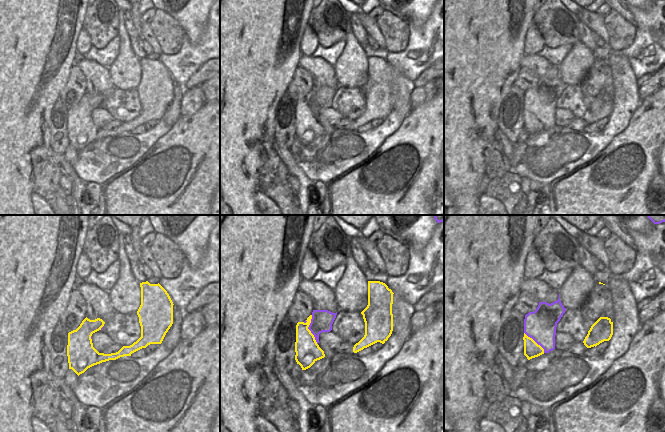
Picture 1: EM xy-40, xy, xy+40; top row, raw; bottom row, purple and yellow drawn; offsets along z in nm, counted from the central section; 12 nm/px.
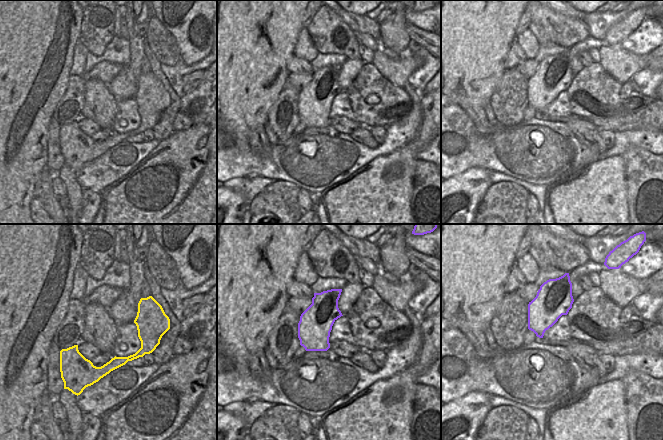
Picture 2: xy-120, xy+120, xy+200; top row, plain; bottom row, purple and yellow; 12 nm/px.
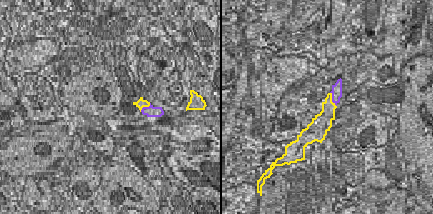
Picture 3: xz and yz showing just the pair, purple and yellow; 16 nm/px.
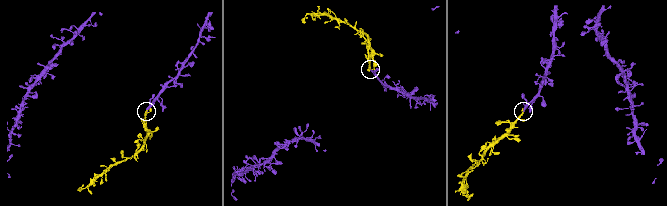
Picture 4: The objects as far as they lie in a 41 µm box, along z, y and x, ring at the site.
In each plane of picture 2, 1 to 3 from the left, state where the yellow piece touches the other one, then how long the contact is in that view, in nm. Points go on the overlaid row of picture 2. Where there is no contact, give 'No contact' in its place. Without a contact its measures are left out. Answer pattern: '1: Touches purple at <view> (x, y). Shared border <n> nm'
1: No contact
2: No contact
3: No contact

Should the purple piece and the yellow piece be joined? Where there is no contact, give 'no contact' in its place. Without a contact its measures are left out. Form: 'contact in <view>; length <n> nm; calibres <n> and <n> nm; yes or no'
contact in xy; length 360 nm; calibres 260 and 280 nm; yes

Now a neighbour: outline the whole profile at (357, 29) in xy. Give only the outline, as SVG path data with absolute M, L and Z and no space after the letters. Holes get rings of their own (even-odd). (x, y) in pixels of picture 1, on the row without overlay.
M354 13L351 14L351 32L356 37L360 45L368 45L367 31L361 24L358 16Z

